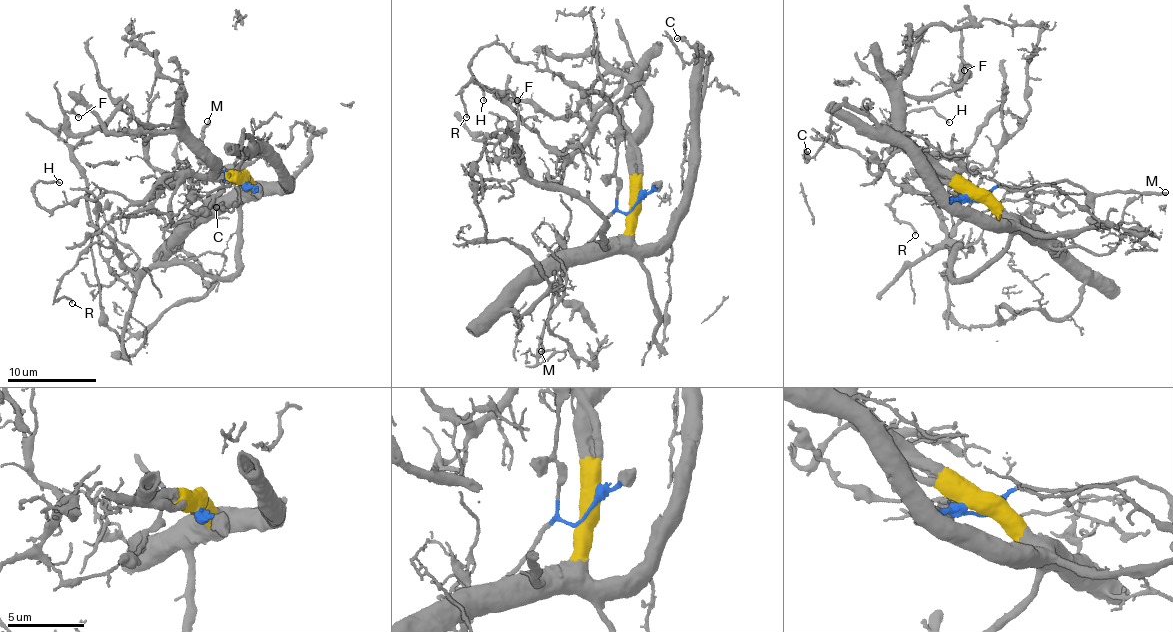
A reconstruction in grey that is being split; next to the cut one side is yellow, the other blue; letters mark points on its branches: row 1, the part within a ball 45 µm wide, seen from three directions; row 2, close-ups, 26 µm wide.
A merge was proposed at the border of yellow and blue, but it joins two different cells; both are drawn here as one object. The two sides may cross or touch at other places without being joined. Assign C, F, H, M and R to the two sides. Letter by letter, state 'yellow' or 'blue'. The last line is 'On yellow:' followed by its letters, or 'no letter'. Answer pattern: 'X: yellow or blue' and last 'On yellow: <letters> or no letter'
C: yellow
F: yellow
H: yellow
M: blue
R: yellow
On yellow: C, F, H, R

